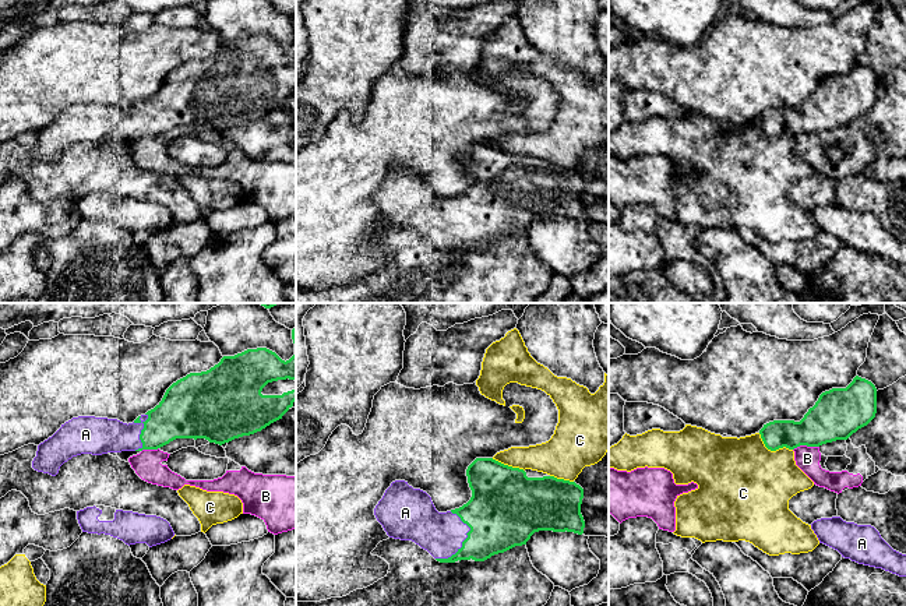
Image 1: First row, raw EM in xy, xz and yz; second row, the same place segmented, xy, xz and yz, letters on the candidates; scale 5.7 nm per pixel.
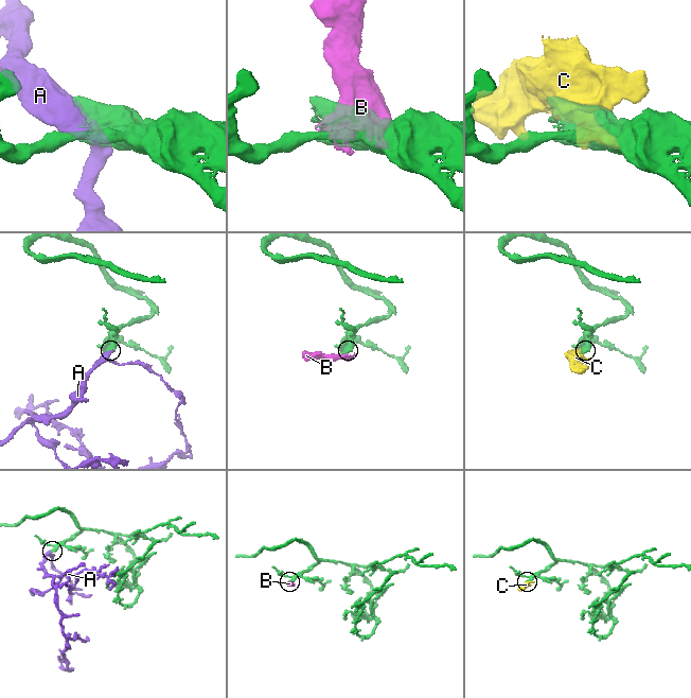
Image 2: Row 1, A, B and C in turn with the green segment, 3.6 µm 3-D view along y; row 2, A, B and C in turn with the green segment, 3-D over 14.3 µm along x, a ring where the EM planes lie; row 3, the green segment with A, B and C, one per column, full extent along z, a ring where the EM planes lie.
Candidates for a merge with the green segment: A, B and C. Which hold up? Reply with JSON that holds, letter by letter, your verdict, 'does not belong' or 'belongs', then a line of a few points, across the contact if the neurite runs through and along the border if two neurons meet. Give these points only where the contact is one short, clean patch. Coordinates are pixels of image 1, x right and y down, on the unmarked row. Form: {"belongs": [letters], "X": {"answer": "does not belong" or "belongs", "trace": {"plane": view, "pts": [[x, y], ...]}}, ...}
{"belongs": ["A"], "A": {"answer": "belongs"}, "B": {"answer": "does not belong", "trace": {"plane": "yz", "pts": [[818, 133], [797, 133], [793, 137]]}}, "C": {"answer": "does not belong"}}

